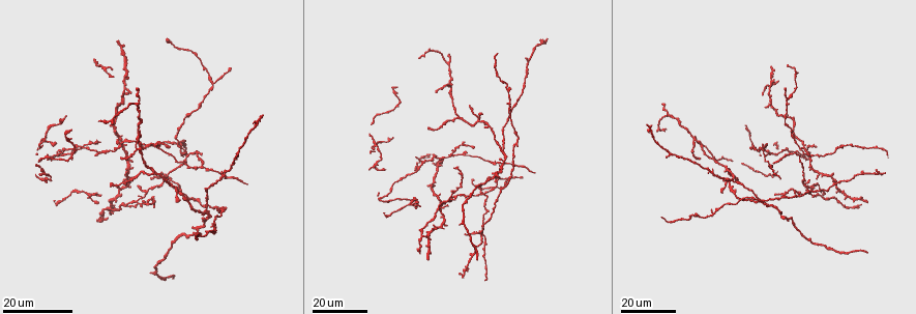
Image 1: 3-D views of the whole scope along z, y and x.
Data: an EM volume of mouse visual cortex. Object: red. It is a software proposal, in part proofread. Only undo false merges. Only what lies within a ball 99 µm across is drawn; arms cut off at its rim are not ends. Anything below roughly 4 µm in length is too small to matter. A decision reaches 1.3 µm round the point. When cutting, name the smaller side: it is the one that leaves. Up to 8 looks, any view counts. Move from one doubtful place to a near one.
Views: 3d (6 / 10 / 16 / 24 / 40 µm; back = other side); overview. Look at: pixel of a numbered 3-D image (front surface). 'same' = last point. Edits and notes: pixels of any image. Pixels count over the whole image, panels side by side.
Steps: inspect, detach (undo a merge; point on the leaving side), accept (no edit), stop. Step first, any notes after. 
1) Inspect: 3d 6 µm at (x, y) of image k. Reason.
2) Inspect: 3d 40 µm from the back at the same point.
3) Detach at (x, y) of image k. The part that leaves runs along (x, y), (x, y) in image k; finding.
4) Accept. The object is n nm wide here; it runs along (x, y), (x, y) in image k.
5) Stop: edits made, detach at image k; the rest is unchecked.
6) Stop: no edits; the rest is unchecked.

Inspect: 3d 24 µm at (445, 62) of image 1. Three-way junction.

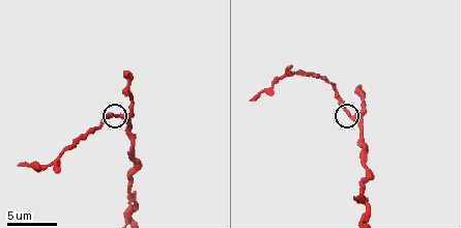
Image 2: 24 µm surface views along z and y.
Inspect: 3d 6 µm at (355, 118) of image 2.

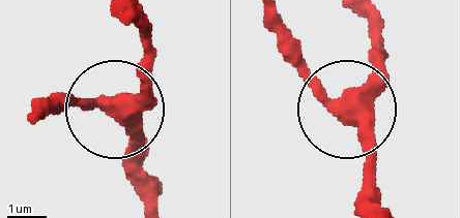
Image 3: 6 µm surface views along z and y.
Inspect: 3d 6 µm from the back at (107, 101) of image 3.

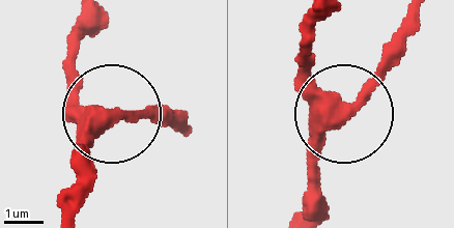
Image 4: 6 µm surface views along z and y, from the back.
Accept. 3 arms meet here; all the same neuron.

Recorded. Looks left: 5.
Inspect: 3d 16 µm at (477, 119) of image 1. Four or more arms meet.

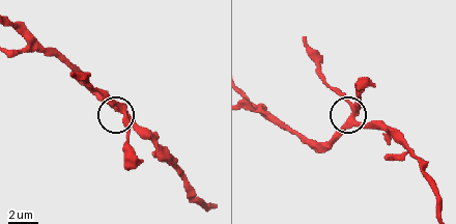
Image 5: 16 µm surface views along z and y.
Inspect: 3d 6 µm at (351, 119) of image 5. Closer look.

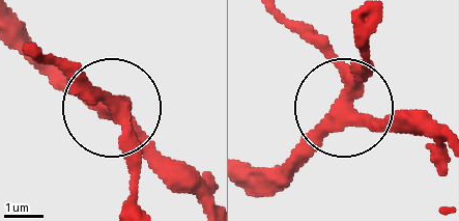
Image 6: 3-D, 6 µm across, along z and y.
Accept. The side arm is 7 µm long; one neuron here.

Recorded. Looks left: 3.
Inspect: 3d 24 µm at (137, 200) of image 1. Three arms meet.

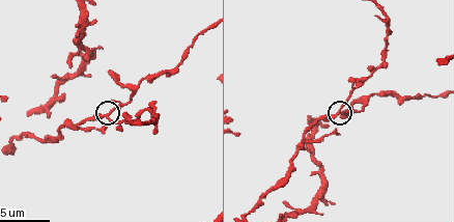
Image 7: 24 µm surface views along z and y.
Inspect: 3d 6 µm at (340, 110) of image 7.

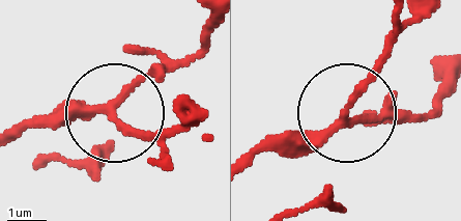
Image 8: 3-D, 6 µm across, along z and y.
Accept. Continuous, no second neuron.

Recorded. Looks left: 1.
Stop: no edits; the rest is unchecked.

